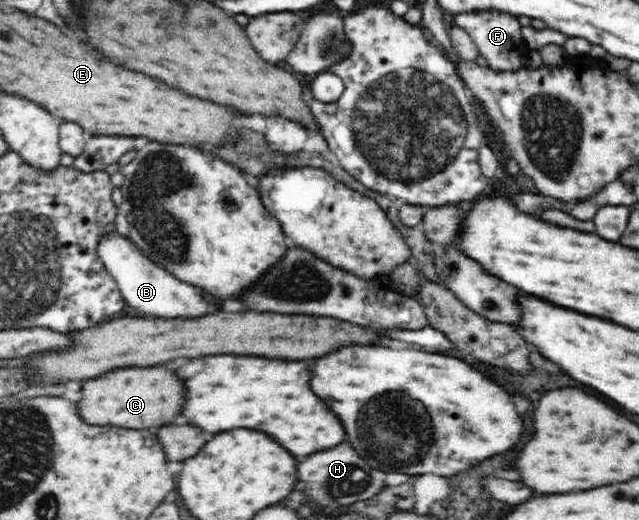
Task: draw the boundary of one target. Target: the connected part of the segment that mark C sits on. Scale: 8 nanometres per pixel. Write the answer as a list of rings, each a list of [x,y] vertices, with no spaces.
[[[131,367],[131,369],[109,371],[105,377],[85,381],[81,393],[83,397],[77,403],[77,411],[79,411],[79,417],[89,425],[147,429],[147,427],[161,427],[161,425],[173,423],[173,419],[177,417],[177,385],[173,385],[173,377],[169,377],[169,373],[165,373],[165,369],[161,367]]]

